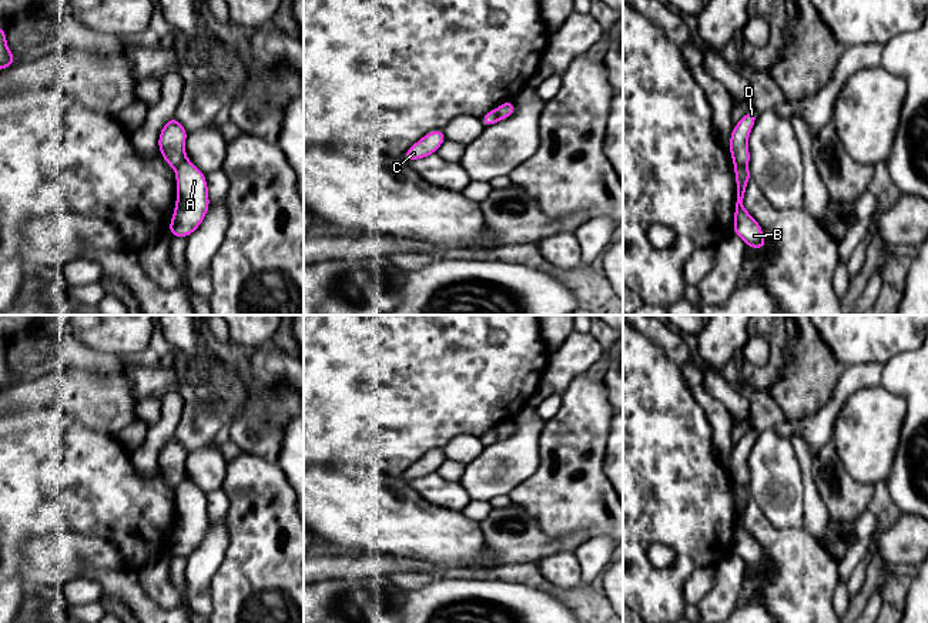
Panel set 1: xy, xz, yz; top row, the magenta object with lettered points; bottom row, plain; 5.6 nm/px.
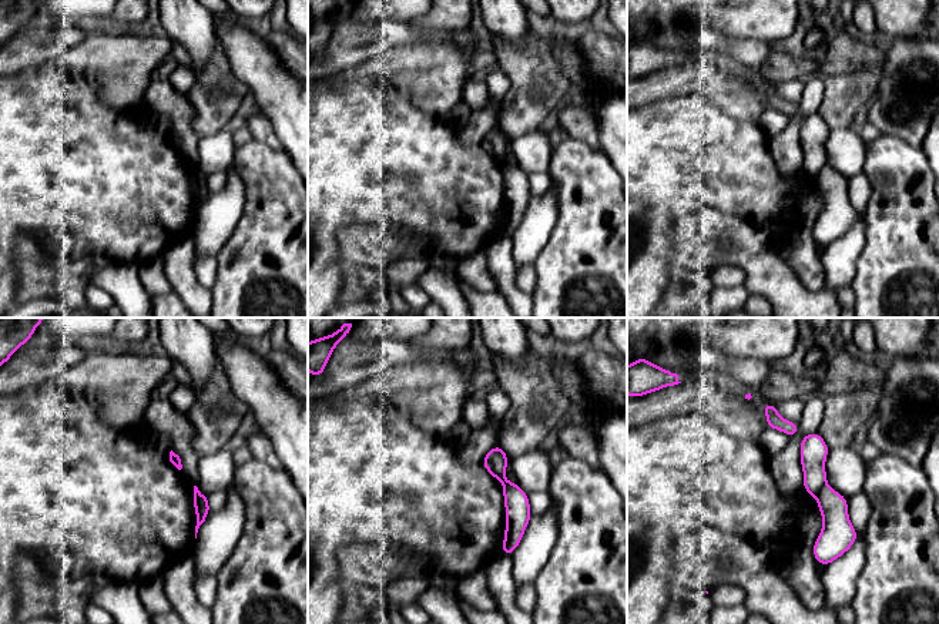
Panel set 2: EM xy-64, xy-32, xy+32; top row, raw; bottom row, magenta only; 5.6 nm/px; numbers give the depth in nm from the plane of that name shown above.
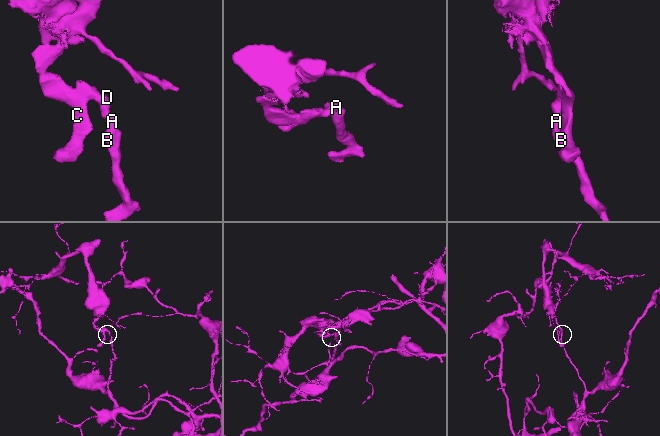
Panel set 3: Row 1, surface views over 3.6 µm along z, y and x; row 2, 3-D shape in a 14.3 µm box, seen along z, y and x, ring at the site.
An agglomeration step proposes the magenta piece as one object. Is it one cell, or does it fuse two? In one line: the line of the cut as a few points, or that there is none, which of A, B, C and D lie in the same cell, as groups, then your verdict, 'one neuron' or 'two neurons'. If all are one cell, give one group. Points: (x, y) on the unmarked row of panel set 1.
yz (734, 482), (747, 488) | A B / C D | two neurons

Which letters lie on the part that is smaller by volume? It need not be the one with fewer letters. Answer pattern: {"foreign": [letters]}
{"foreign": ["C", "D"]}

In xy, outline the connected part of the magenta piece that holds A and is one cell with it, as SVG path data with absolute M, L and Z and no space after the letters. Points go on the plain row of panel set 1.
M184 479L175 488L177 522L168 546L171 556L188 557L202 542L210 527L205 493Z

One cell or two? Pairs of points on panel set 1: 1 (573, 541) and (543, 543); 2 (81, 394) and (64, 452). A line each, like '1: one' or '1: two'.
1: one
2: two

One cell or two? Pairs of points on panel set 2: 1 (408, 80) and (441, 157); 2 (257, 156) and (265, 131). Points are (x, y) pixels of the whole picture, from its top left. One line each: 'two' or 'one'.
1: two
2: two

